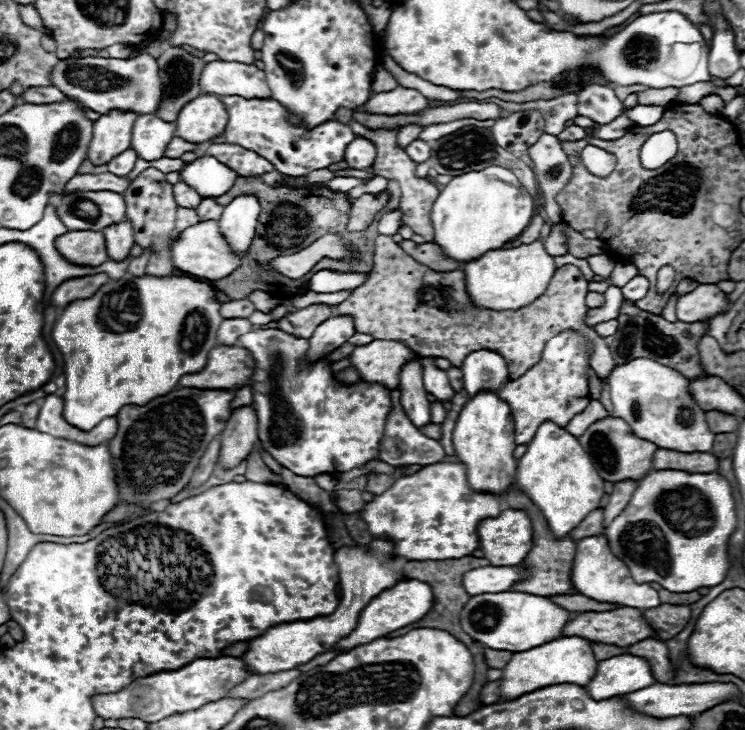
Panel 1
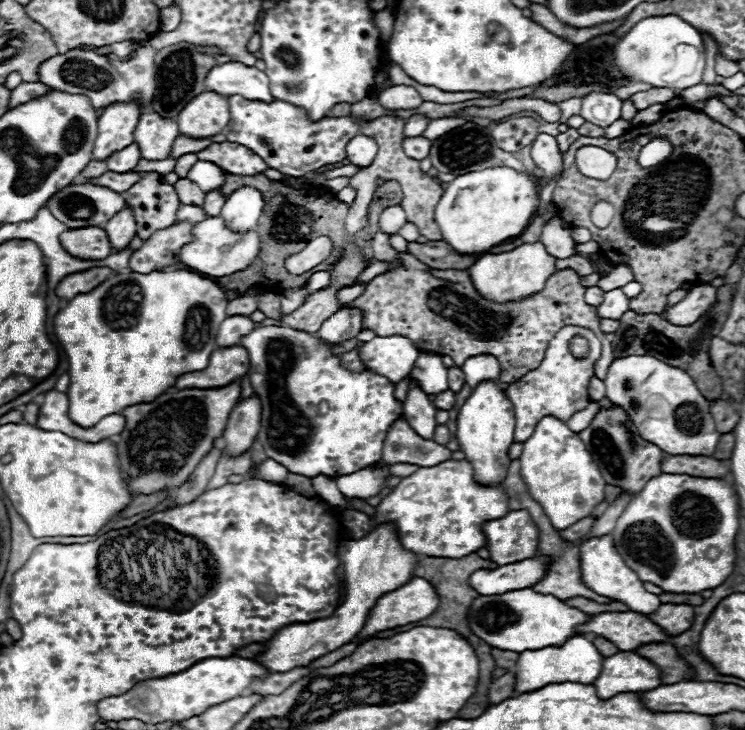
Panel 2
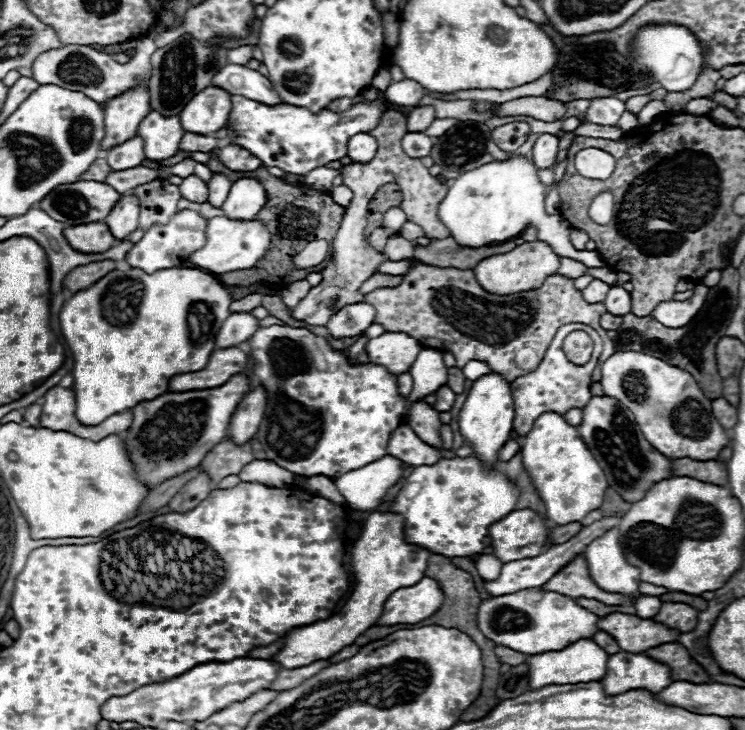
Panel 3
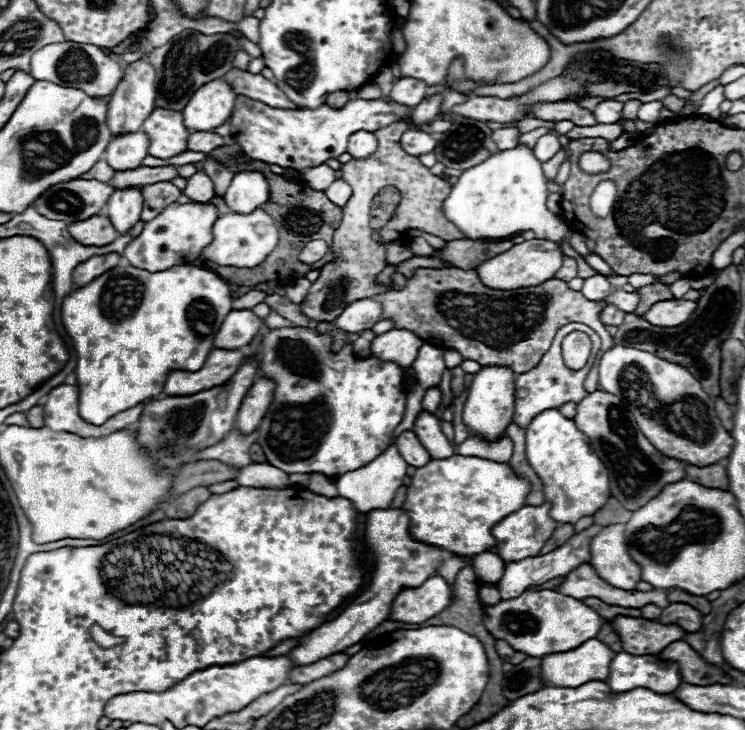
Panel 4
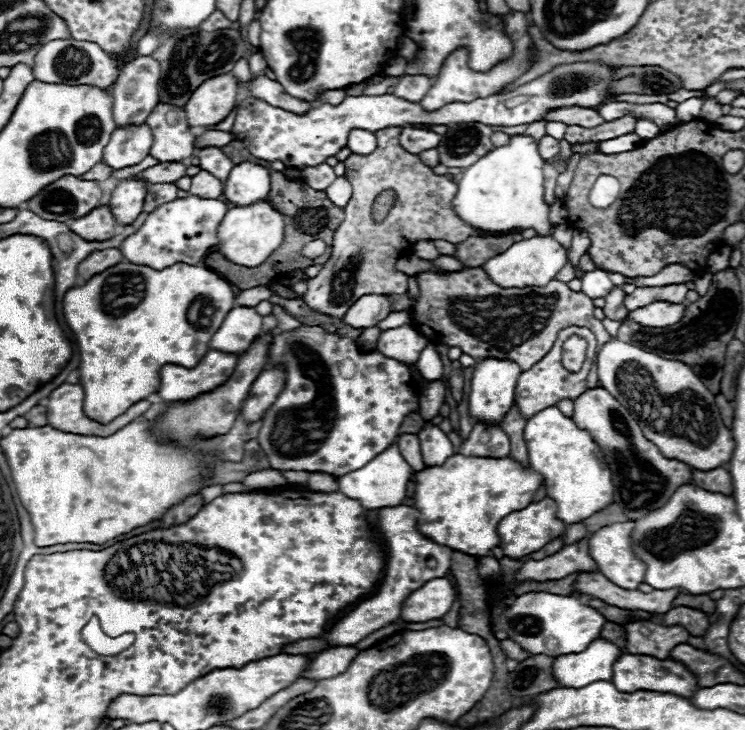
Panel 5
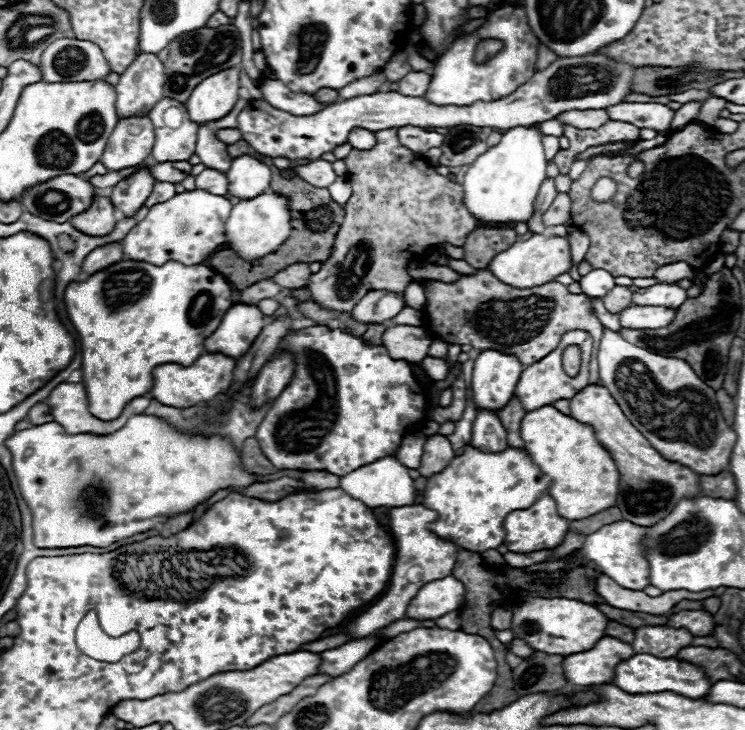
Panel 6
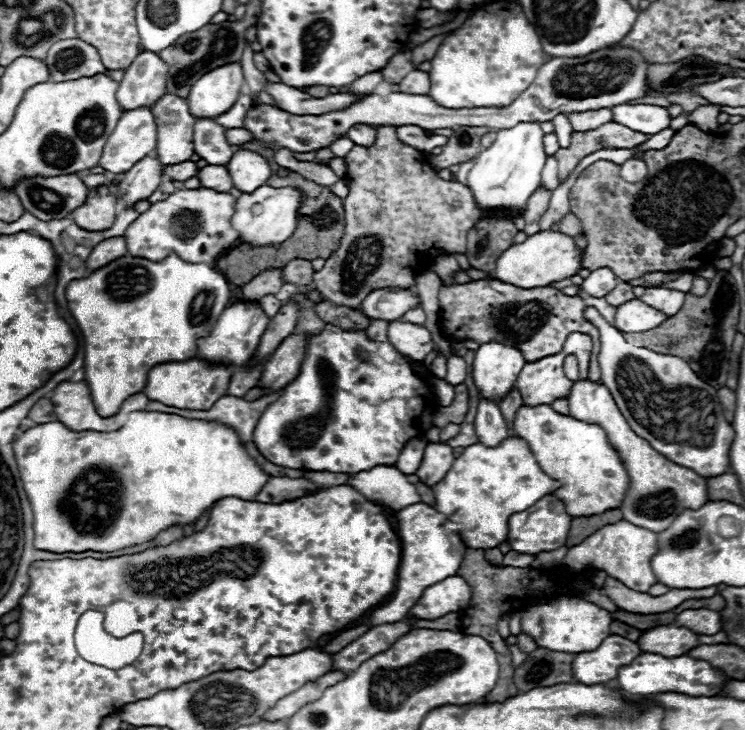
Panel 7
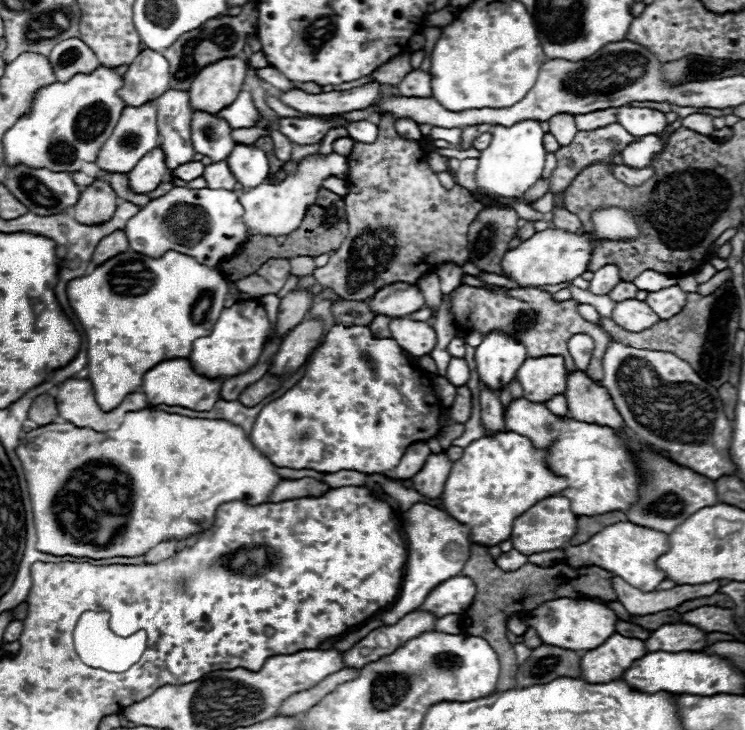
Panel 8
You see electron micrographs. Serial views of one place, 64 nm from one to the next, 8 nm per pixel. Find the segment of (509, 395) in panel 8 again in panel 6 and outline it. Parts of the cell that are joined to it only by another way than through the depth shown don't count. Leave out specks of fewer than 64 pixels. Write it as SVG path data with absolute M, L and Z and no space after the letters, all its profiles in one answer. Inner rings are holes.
M516 396L508 400L508 404L498 412L506 432L508 432L508 444L510 446L524 446L524 440L520 438L520 420L524 416L524 408Z

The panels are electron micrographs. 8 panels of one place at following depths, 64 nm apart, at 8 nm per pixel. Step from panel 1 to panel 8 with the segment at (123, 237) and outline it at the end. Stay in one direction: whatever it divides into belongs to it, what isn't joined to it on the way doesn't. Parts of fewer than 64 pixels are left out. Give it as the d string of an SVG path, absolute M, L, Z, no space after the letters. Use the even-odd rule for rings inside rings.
M158 146L152 152L148 152L148 156L144 156L144 160L140 160L140 164L132 168L132 172L128 172L128 178L130 178L130 186L134 192L146 194L154 190L164 180L166 174L168 174L166 154Z

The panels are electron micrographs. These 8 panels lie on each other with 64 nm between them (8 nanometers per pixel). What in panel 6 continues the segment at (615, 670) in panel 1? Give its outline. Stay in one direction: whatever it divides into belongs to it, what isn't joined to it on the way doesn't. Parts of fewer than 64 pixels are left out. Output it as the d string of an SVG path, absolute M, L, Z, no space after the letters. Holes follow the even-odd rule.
M636 654L616 666L614 684L628 694L650 694L650 692L676 692L688 698L702 698L710 694L712 682L704 674L702 666L690 664L678 658L656 658L652 654Z

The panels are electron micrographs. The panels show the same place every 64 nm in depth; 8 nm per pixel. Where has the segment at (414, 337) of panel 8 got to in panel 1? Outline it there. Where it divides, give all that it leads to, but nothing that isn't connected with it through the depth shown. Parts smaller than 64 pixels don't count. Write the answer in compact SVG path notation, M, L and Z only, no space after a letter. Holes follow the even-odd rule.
M372 340L352 352L352 364L368 382L382 382L390 390L398 388L402 366L414 360L416 354L398 340Z

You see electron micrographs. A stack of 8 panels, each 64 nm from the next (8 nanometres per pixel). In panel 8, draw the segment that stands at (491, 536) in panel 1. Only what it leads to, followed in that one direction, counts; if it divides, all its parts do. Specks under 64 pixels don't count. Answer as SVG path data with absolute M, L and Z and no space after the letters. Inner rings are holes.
M550 496L534 504L530 510L520 514L514 520L510 540L514 544L514 550L518 550L524 556L536 554L536 552L546 552L546 550L556 550L566 546L572 536L578 530L578 516L570 510L570 500L564 496Z

